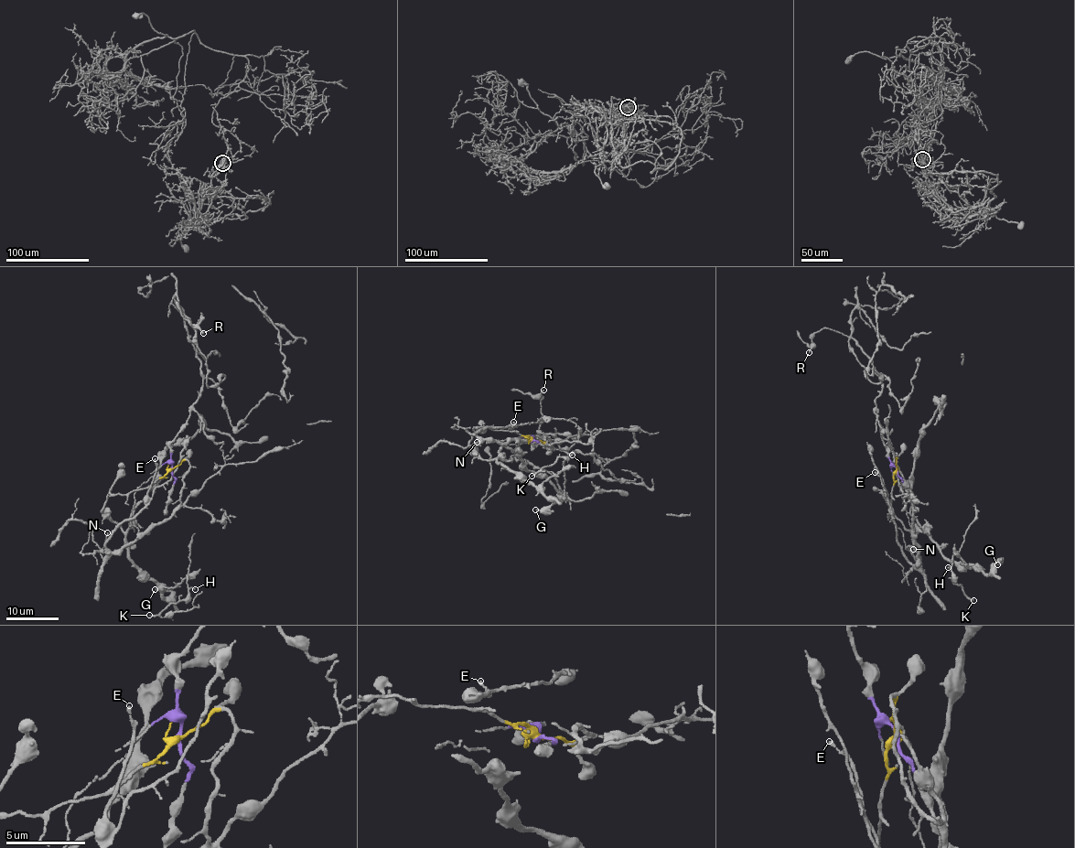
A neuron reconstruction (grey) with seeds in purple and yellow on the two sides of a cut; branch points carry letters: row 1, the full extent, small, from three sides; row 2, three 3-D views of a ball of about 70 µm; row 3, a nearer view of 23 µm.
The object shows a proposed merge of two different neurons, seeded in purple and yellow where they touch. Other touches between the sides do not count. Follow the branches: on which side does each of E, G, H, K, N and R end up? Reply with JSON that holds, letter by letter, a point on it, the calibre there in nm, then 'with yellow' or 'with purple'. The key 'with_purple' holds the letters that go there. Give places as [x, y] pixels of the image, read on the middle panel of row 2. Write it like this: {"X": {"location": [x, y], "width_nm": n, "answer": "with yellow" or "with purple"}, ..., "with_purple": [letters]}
{"E": {"location": [513, 422], "width_nm": 150, "answer": "with yellow"}, "G": {"location": [535, 509], "width_nm": 190, "answer": "with yellow"}, "H": {"location": [572, 455], "width_nm": 110, "answer": "with yellow"}, "K": {"location": [532, 476], "width_nm": 180, "answer": "with yellow"}, "N": {"location": [477, 442], "width_nm": 110, "answer": "with yellow"}, "R": {"location": [543, 390], "width_nm": 130, "answer": "with purple"}, "with_purple": ["R"]}

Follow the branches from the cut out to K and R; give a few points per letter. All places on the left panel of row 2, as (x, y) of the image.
K: (171, 468), (145, 488), (110, 489), (102, 511), (159, 585), (177, 587), (187, 575), (188, 595), (149, 616)
R: (171, 468), (171, 444), (202, 385), (196, 330), (201, 313), (198, 329), (202, 333)

